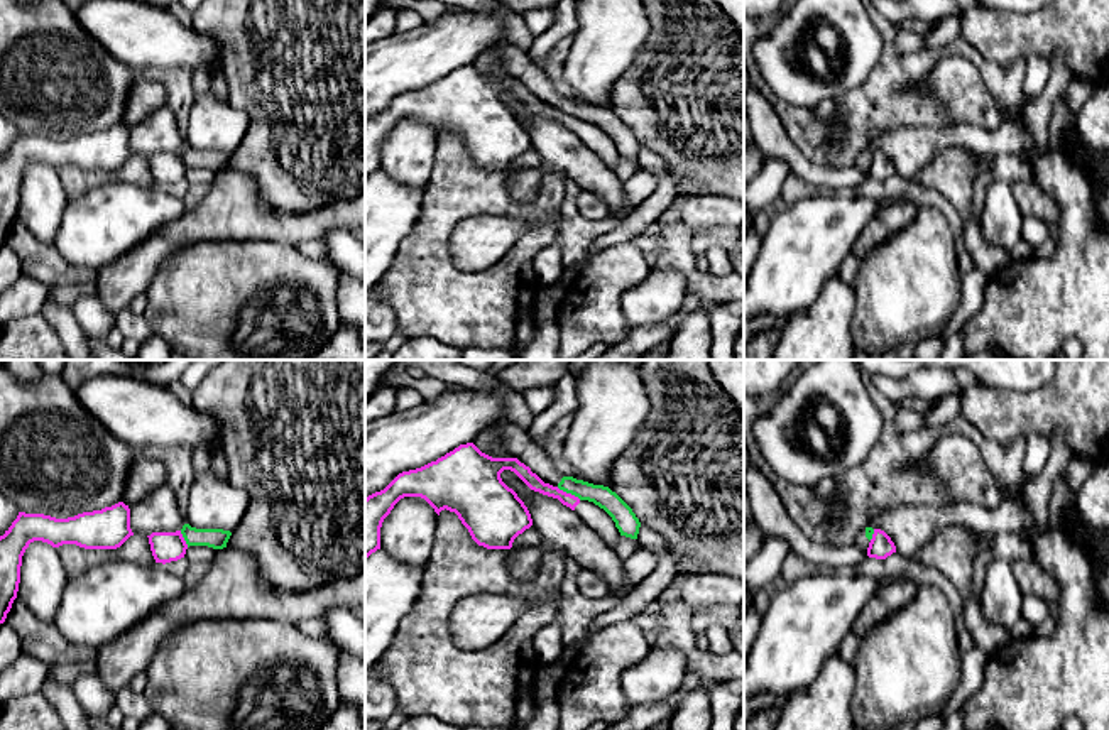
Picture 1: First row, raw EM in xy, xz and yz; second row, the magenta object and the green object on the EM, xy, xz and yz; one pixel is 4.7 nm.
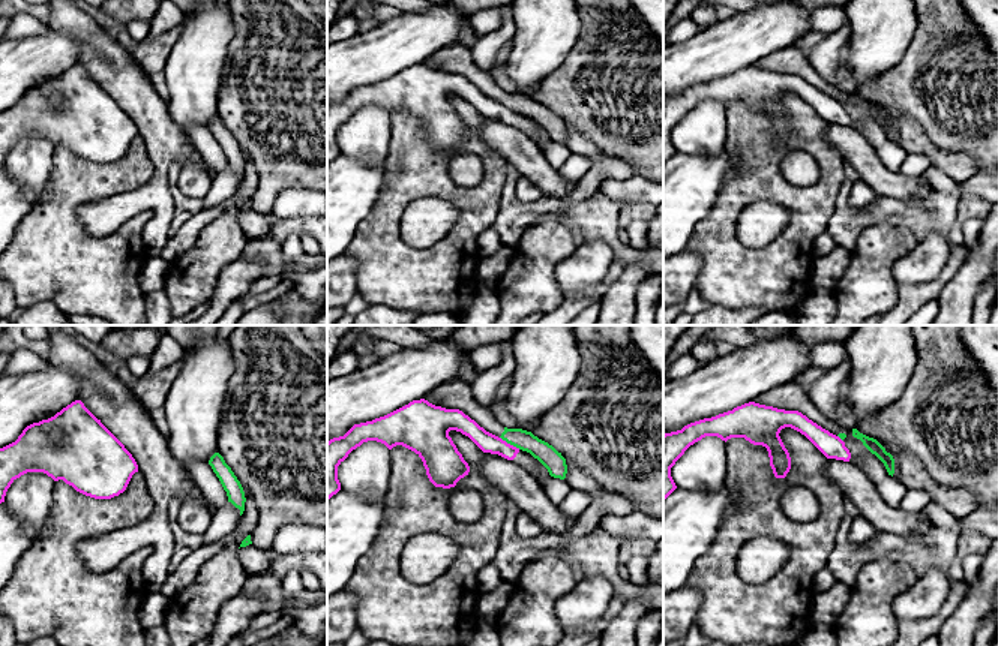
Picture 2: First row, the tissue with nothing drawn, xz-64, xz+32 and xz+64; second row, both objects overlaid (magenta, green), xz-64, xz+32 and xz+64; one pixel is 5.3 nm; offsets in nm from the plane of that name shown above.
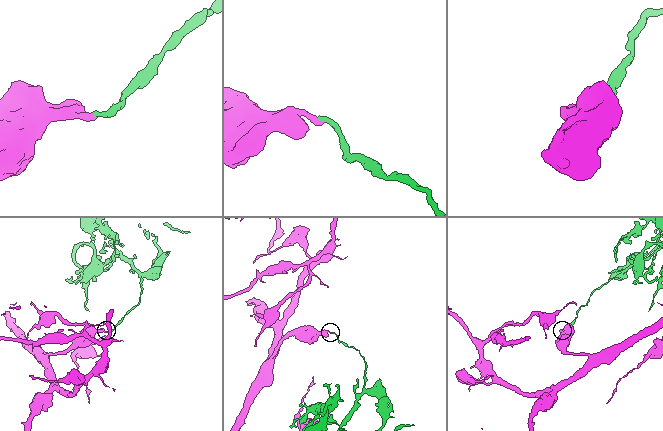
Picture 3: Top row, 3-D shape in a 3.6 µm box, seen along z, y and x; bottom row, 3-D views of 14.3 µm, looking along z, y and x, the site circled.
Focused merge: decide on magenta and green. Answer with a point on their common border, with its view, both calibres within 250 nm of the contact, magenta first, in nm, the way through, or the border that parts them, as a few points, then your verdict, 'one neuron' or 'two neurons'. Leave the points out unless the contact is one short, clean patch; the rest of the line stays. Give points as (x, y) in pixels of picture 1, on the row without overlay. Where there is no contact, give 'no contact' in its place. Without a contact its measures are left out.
contact xz (568, 115); calibres 90 and 100 nm; border xz (557, 108), (580, 120); two neurons

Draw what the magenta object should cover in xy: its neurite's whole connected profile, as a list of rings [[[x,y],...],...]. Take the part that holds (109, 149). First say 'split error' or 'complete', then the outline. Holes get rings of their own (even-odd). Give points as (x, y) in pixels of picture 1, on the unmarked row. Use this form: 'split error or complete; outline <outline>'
complete; outline [[[123,123],[68,140],[19,133],[0,157],[0,245],[17,220],[22,177],[30,164],[42,162],[52,169],[76,166],[85,171],[117,171],[130,157],[134,157],[130,130]]]

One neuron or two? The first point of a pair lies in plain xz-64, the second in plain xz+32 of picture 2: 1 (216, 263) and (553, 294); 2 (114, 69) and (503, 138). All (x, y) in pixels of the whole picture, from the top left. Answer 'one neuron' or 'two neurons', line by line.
1: one neuron
2: one neuron

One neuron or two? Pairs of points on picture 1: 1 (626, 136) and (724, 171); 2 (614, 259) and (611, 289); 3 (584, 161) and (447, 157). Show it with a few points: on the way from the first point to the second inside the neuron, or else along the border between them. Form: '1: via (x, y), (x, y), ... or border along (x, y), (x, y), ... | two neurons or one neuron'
1: border along (611, 110), (641, 144) | two neurons
2: via (614, 266), (611, 283) | one neuron
3: border along (531, 147), (540, 156), (545, 169), (567, 178) | two neurons

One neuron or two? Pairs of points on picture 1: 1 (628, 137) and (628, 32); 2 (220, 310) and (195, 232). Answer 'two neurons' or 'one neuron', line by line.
1: two neurons
2: two neurons

